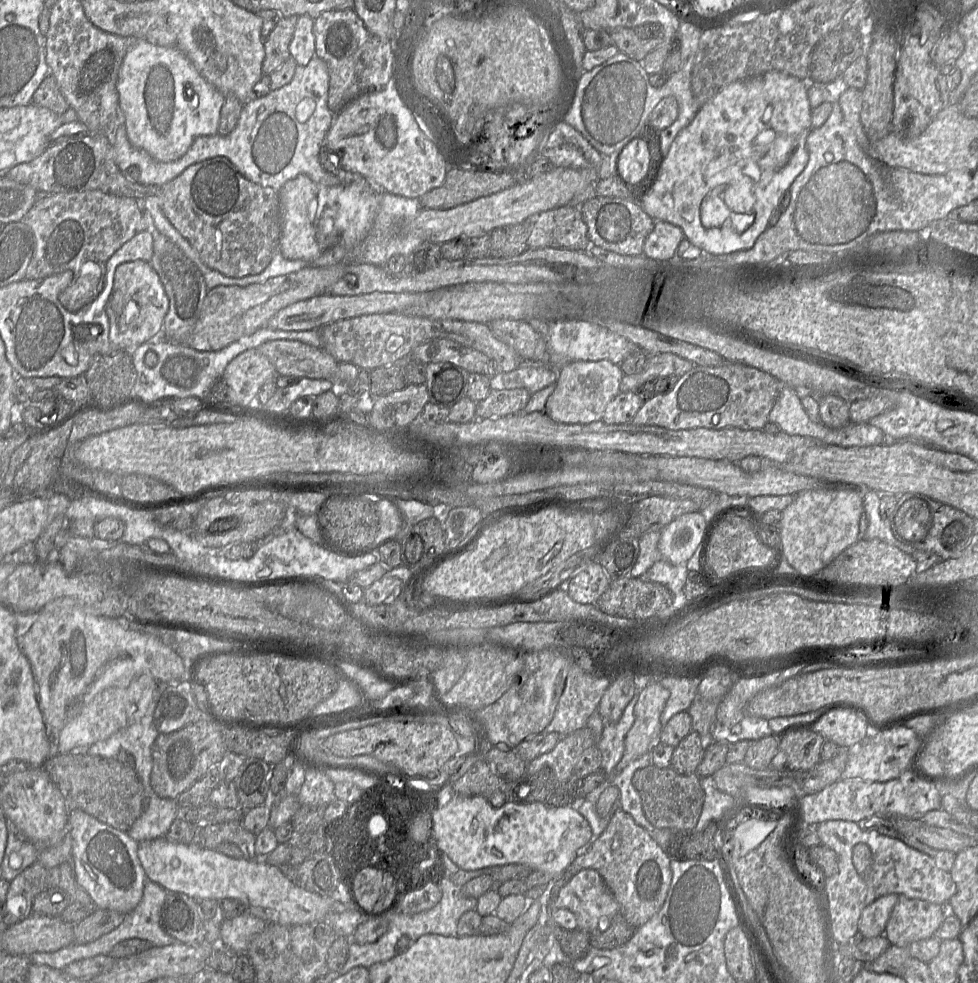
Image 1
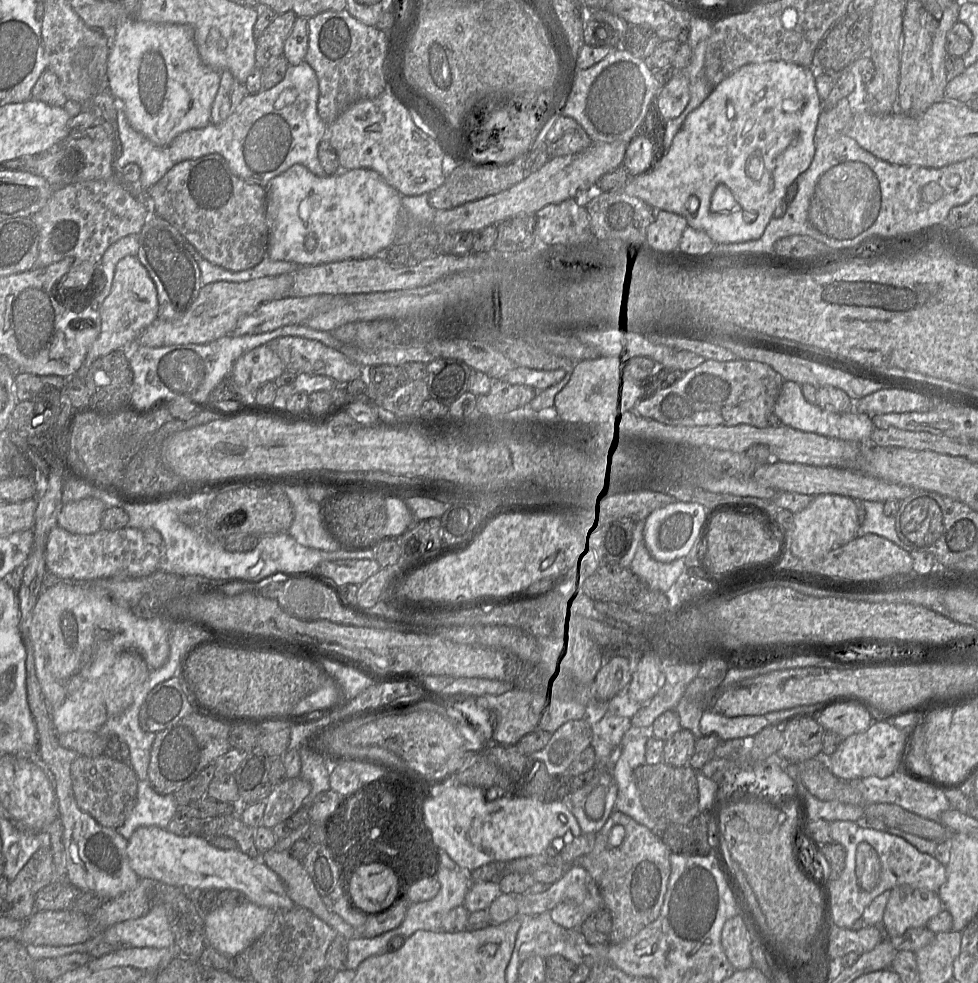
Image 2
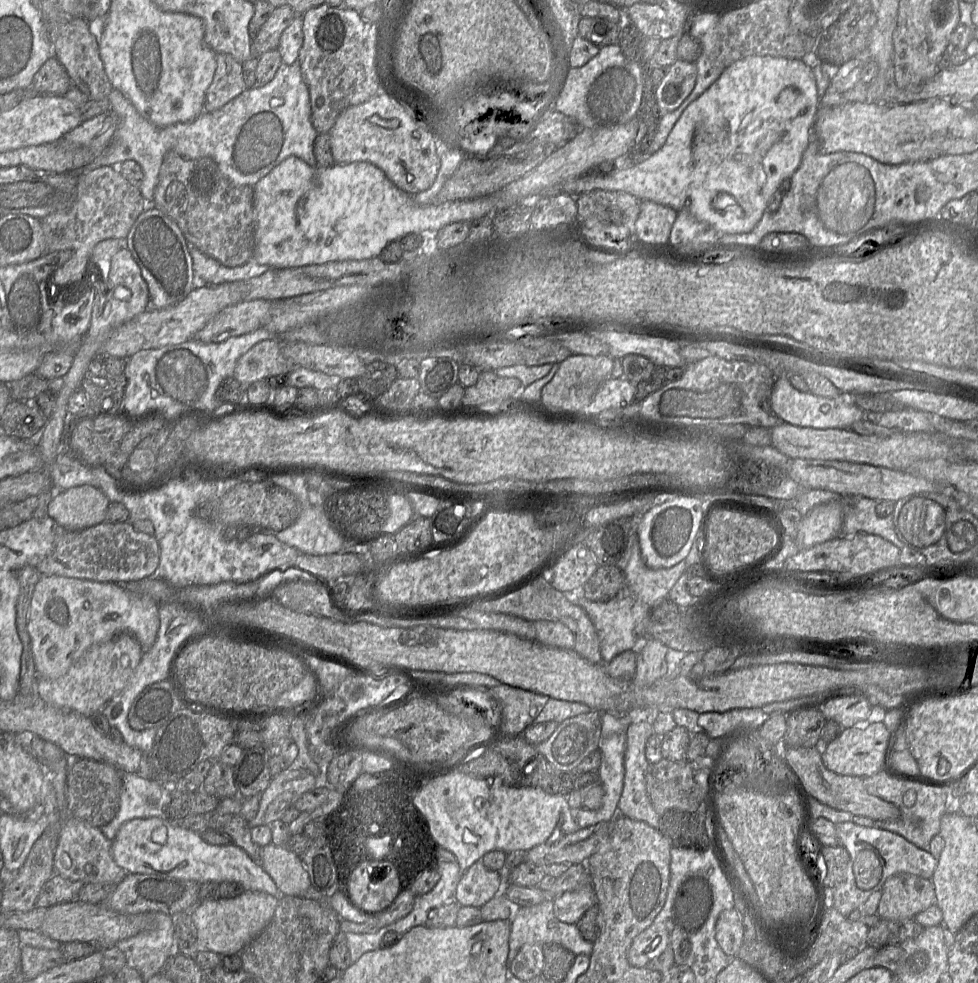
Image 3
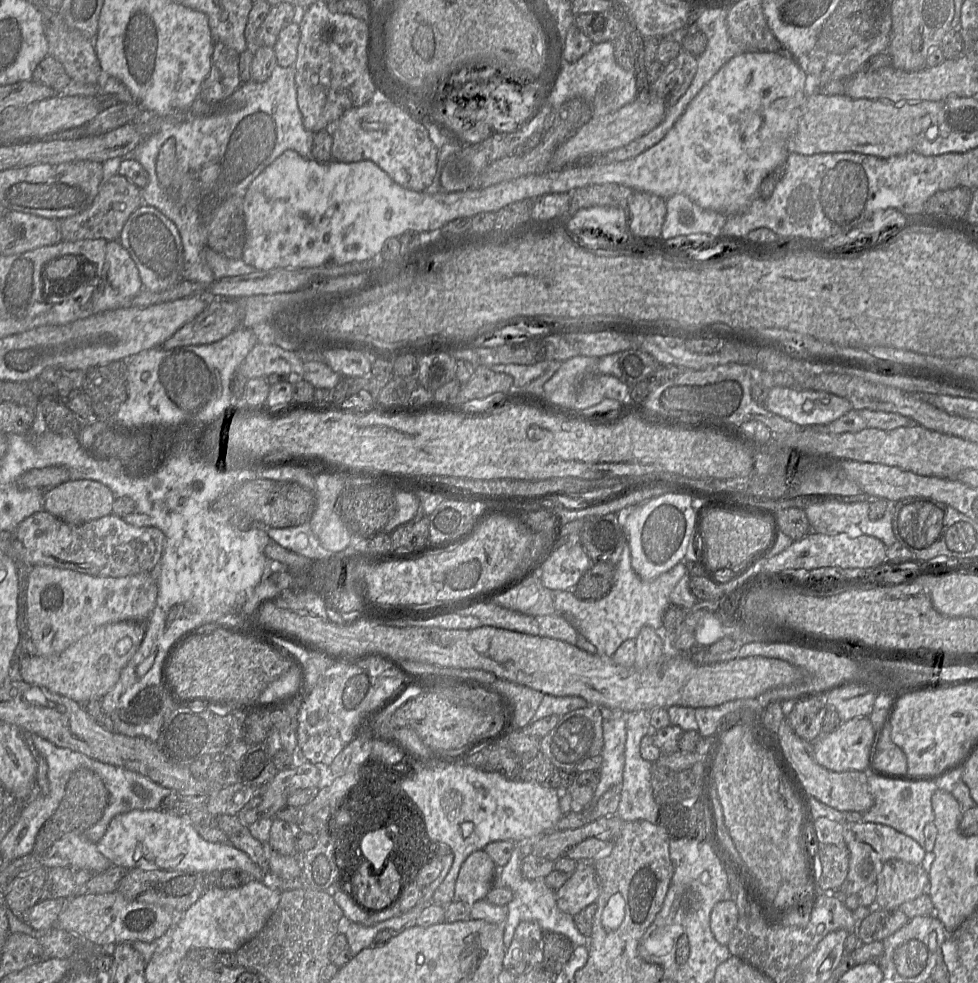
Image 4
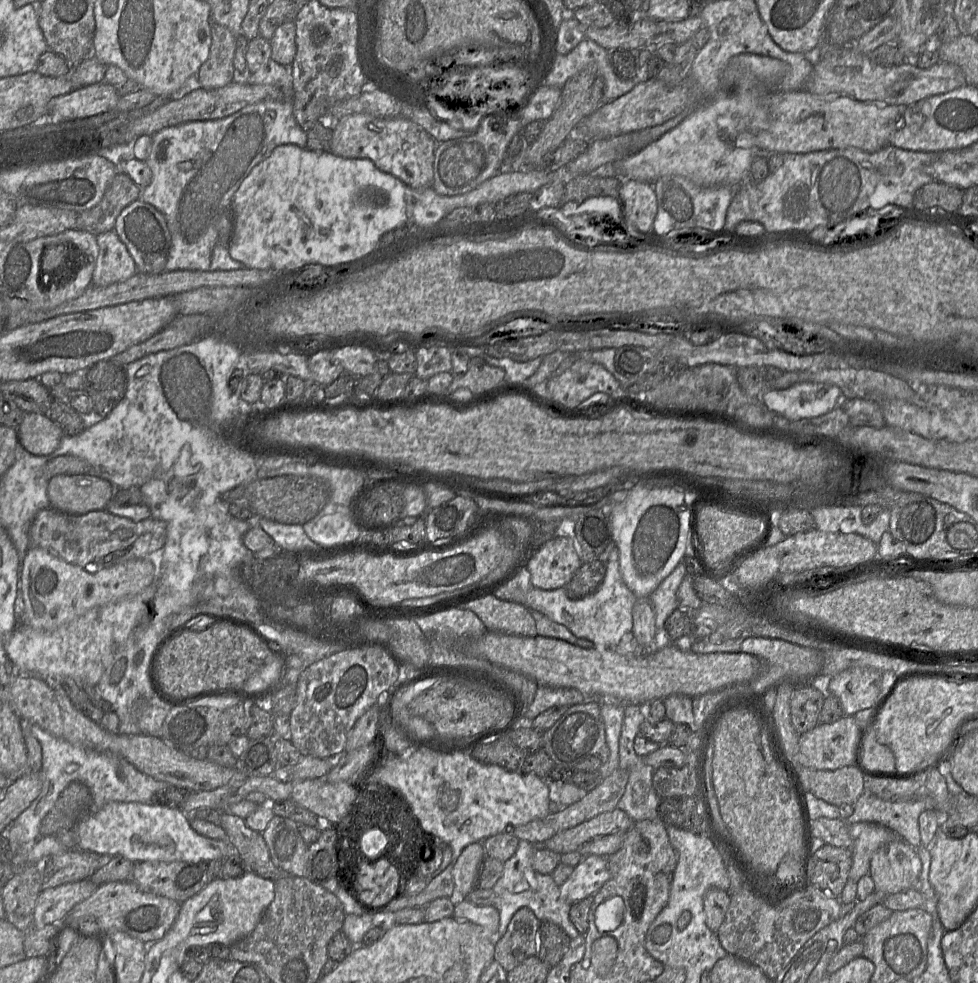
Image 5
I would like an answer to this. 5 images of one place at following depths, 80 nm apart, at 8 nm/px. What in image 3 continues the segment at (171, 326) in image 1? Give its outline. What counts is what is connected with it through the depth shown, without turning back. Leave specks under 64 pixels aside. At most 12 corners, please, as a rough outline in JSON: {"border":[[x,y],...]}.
{"border":[[152,204],[125,240],[151,307],[196,288],[184,234]]}

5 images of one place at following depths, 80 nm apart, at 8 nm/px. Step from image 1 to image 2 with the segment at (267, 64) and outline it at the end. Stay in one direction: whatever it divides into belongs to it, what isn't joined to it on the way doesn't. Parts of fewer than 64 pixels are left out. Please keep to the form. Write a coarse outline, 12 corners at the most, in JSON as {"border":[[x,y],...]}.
{"border":[[276,15],[256,40],[256,66],[283,55],[296,18]]}

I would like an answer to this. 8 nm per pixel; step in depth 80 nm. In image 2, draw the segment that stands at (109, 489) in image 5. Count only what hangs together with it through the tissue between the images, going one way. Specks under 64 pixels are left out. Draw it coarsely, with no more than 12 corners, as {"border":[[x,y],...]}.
{"border":[[97,498],[63,505],[58,525],[73,534],[101,529],[106,505]]}

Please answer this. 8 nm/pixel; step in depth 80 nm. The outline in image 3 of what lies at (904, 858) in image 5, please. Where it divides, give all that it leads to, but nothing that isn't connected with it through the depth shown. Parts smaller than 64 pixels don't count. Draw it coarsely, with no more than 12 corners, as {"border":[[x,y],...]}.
{"border":[[909,873],[884,883],[881,920],[914,919],[936,905],[931,879]]}

